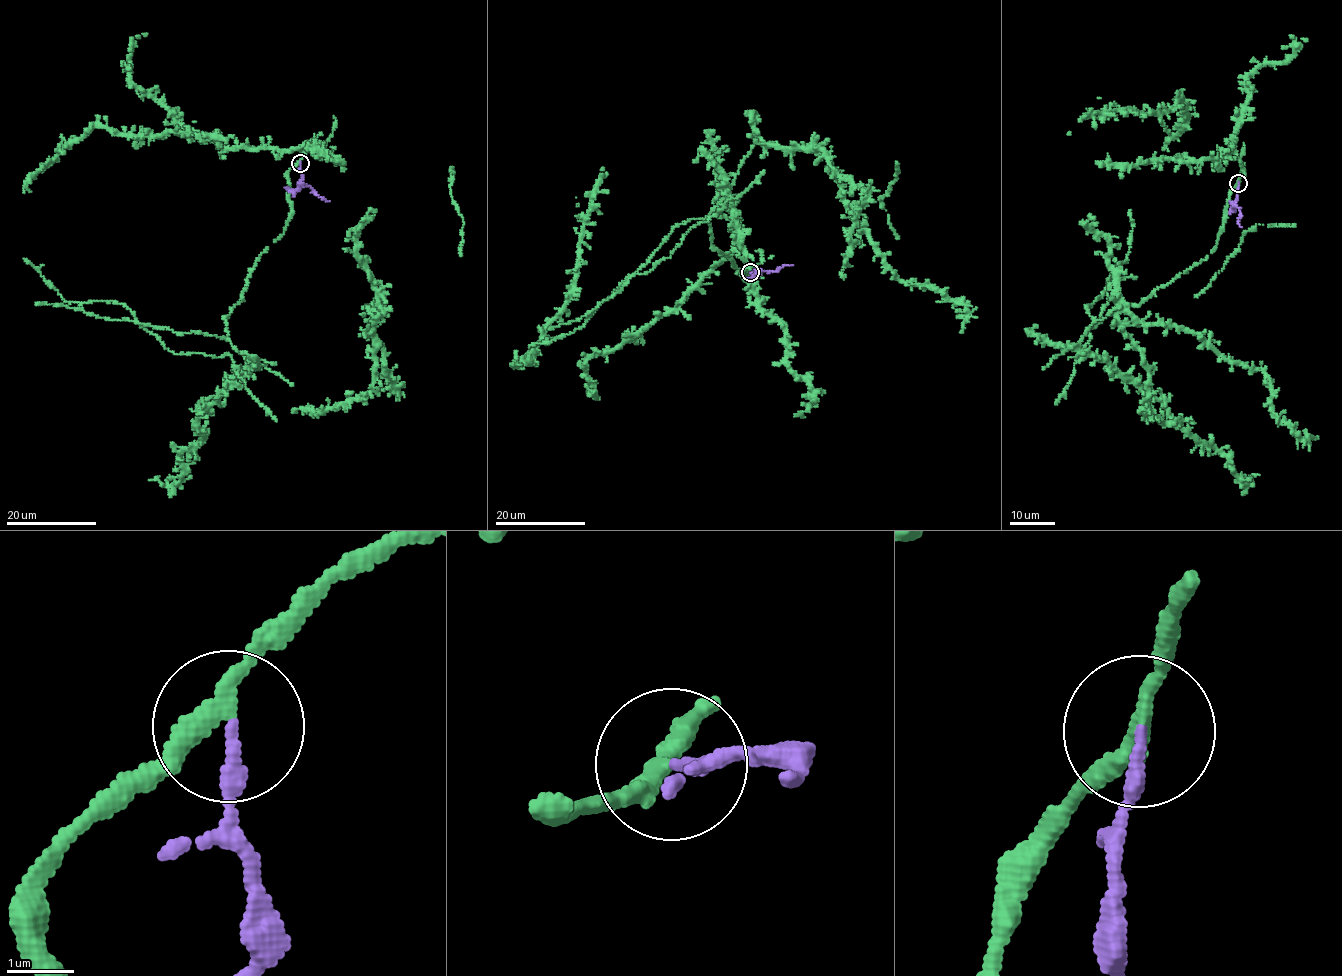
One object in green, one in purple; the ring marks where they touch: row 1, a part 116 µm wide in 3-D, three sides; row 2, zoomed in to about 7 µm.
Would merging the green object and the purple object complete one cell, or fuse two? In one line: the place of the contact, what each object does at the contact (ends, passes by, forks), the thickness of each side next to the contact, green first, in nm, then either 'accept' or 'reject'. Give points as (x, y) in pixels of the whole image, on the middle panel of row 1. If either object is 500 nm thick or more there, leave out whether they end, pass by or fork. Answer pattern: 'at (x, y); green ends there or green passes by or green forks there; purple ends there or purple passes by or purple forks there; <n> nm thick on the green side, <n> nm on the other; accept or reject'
at (750, 272); green passes by; purple ends there; 240 nm thick on the green side, 200 nm on the other; reject

